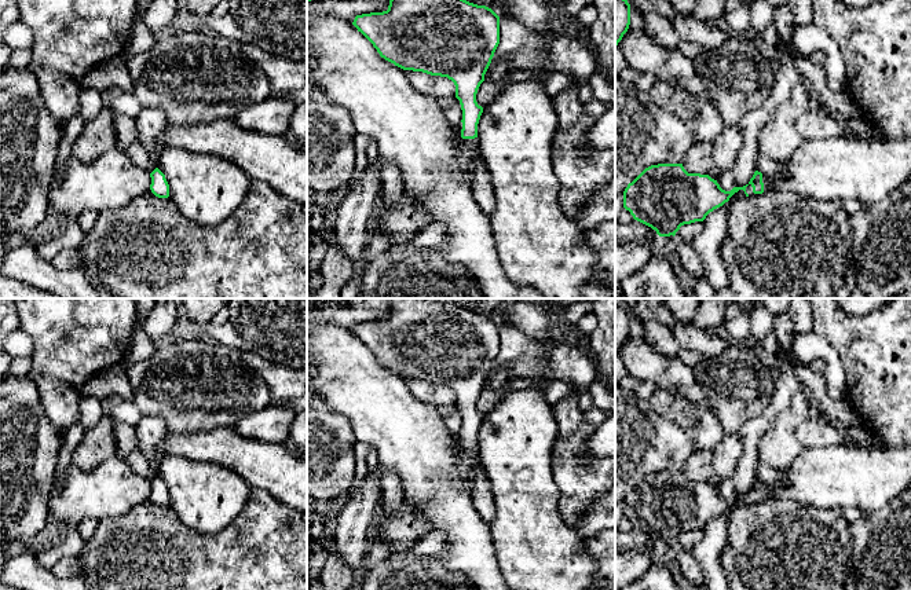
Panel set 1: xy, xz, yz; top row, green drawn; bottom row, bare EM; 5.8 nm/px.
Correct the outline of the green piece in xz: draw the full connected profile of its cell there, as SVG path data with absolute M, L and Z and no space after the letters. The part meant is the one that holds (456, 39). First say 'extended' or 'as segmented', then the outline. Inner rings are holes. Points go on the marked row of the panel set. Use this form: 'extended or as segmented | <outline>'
extended | M389 0L387 11L356 15L352 25L373 44L381 58L395 66L403 70L447 77L454 83L456 98L462 110L462 120L457 127L472 171L472 195L482 212L490 219L495 208L495 197L491 176L479 153L478 124L483 107L478 105L476 94L500 44L500 17L491 8L467 0Z

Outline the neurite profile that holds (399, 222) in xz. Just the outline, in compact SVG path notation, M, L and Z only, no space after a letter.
M402 190L394 204L378 202L372 217L370 230L378 228L394 243L409 243L411 238L432 223L432 216Z

